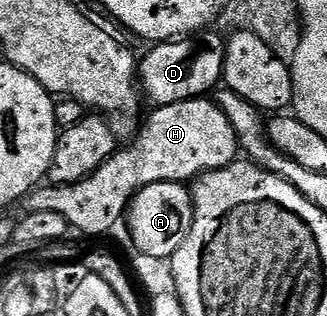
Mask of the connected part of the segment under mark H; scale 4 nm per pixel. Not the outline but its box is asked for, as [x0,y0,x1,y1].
[22,98,240,238]

